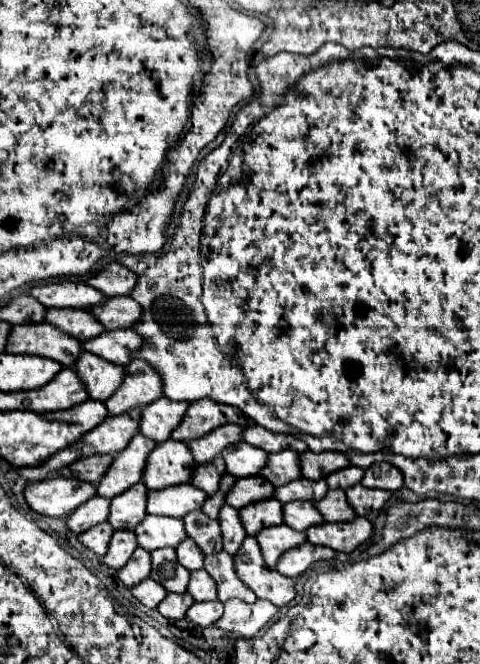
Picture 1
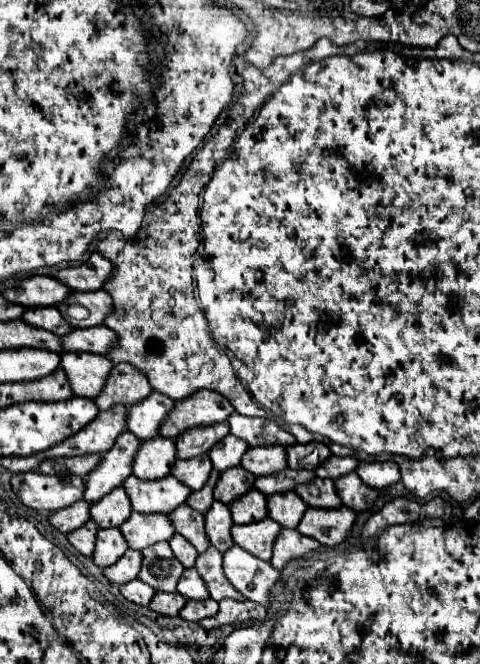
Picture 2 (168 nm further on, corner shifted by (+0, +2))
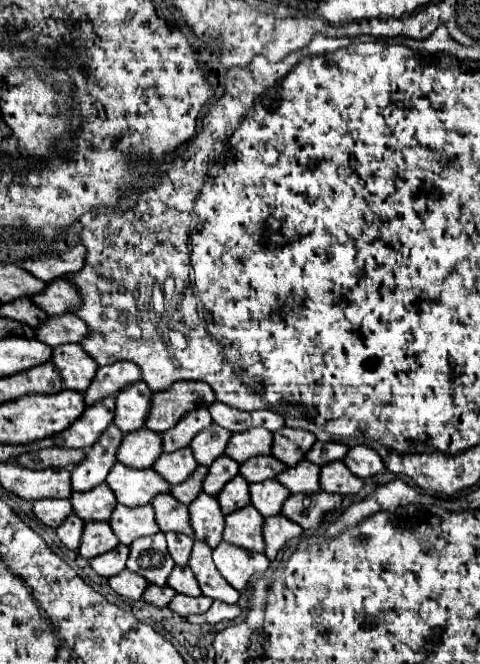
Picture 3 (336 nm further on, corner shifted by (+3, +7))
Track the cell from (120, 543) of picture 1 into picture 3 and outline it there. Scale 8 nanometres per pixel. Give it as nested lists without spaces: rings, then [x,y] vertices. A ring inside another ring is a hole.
[[[88,522],[84,524],[84,534],[82,534],[82,544],[78,554],[86,560],[92,560],[104,552],[110,552],[118,544],[120,542],[116,540],[112,528],[108,528],[108,522]]]

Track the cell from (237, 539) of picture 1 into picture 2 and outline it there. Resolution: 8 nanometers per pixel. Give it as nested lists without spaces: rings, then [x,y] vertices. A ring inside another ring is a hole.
[[[213,501],[211,509],[205,513],[205,533],[209,537],[209,543],[221,553],[233,545],[231,533],[229,533],[231,527],[233,527],[233,519],[231,519],[229,507],[219,501]]]

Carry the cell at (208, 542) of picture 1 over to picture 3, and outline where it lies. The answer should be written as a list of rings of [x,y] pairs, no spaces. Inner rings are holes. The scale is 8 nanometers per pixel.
[[[158,494],[152,500],[152,506],[156,510],[156,522],[160,524],[162,532],[182,532],[186,536],[192,536],[186,504],[180,504],[170,494]]]

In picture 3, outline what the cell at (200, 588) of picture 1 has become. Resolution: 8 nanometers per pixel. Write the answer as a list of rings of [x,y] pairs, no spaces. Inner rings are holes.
[[[176,566],[168,576],[168,586],[186,596],[202,596],[200,586],[196,584],[196,578],[188,566]]]

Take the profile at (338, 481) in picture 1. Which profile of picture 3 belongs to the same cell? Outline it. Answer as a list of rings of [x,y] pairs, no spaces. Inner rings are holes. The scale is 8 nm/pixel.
[[[316,442],[312,446],[312,450],[306,454],[306,458],[312,464],[324,466],[324,464],[330,464],[334,460],[342,460],[348,454],[348,450],[350,448],[346,444],[342,444],[342,442]]]

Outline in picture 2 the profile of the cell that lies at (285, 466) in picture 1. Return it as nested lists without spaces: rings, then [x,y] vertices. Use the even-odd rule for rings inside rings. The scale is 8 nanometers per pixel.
[[[269,445],[269,447],[249,447],[241,459],[241,467],[259,475],[271,475],[287,467],[285,447],[281,445]]]

